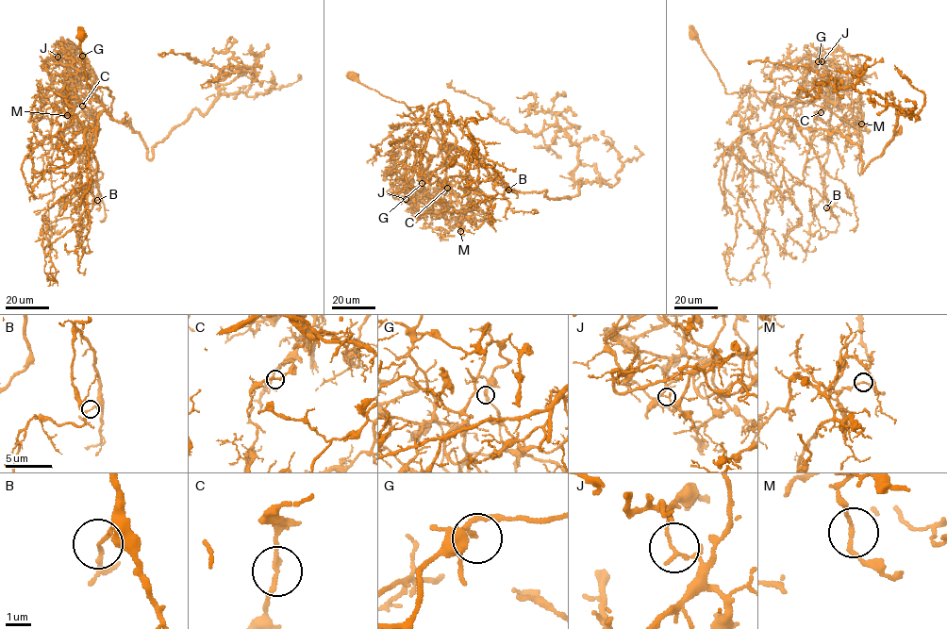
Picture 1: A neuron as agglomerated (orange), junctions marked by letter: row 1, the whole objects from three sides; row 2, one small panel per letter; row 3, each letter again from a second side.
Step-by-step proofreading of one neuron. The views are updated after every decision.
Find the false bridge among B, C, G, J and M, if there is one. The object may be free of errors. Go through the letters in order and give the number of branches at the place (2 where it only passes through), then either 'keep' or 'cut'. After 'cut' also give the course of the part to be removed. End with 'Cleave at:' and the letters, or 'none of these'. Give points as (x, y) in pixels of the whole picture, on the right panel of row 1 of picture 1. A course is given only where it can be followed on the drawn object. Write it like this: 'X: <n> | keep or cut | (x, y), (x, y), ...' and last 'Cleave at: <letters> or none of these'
B: 2 | keep
C: 2 | keep
G: 2 | keep
J: 2 | cut | (822, 62), (817, 57), (832, 52), (847, 74), (863, 113), (856, 127), (777, 93), (728, 94), (689, 25)
M: 2 | keep
Cleave at: J

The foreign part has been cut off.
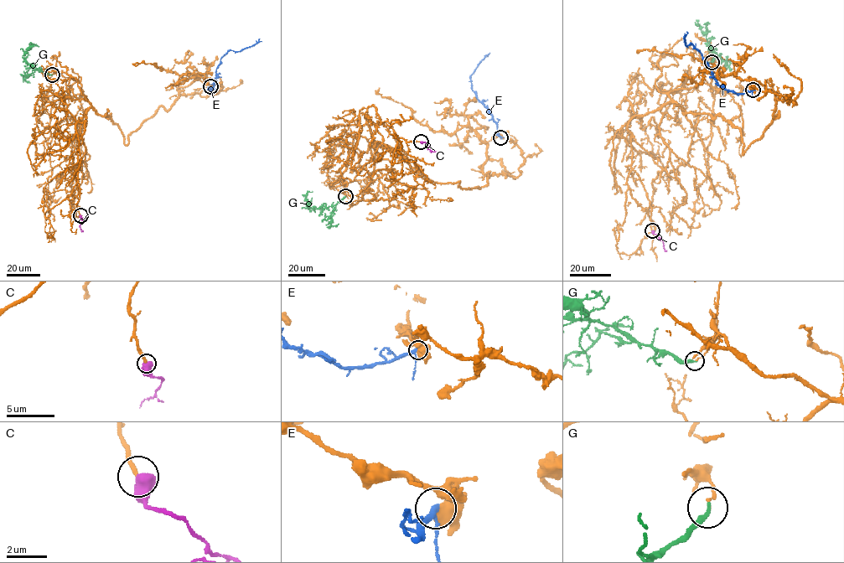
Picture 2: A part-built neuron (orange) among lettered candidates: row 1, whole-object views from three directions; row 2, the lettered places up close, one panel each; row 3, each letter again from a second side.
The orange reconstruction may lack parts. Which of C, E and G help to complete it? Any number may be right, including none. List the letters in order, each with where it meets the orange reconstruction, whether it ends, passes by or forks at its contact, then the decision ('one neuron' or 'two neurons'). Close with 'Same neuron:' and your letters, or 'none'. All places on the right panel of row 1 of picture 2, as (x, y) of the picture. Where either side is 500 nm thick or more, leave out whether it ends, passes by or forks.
C: meets orange at (652, 230); one neuron
E: meets orange at (753, 90); two neurons
G: meets orange at (711, 62); it ends there; two neurons
Same neuron: C

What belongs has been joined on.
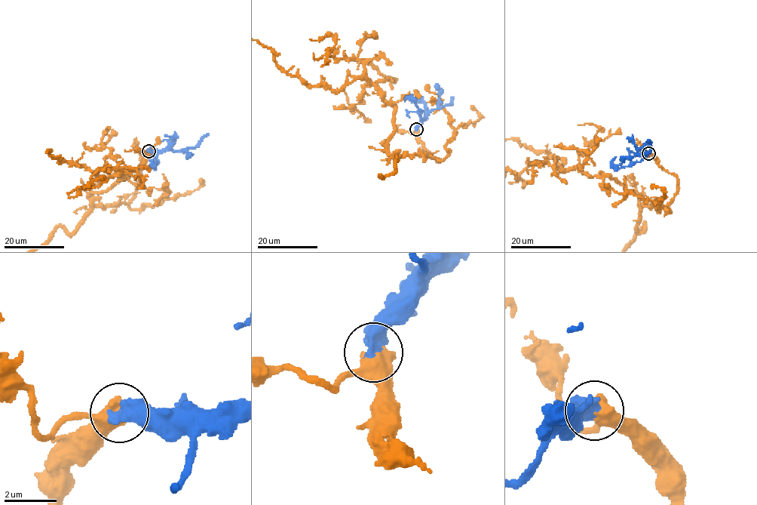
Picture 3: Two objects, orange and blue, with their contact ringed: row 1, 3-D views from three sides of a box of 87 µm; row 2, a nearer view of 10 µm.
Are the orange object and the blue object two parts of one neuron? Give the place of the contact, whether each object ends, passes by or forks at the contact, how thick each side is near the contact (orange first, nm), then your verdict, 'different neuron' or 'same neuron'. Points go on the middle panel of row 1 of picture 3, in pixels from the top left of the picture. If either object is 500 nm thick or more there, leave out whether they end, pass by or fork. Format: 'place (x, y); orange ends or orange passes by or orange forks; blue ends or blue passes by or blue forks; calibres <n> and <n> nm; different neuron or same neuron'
place (416, 129); calibres 550 and 650 nm; same neuron

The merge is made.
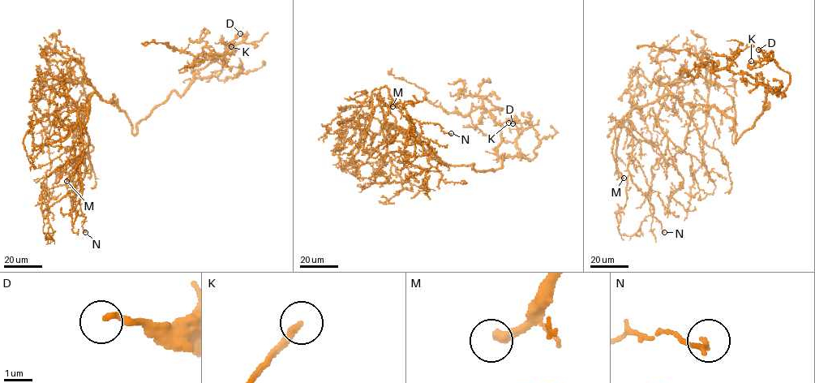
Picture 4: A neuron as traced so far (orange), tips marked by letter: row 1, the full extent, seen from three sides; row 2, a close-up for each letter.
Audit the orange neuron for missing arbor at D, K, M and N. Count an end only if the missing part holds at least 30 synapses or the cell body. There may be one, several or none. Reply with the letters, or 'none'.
M

